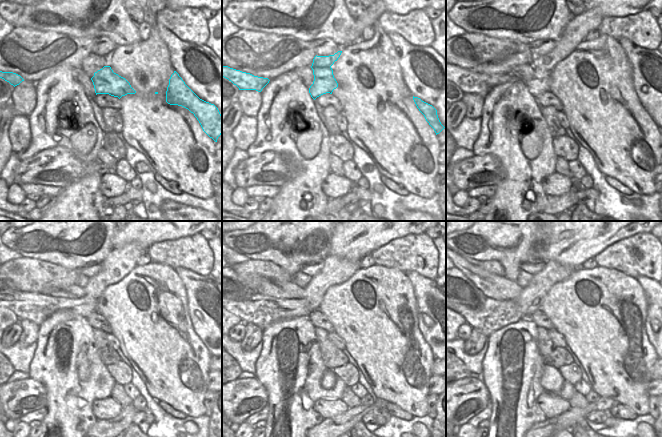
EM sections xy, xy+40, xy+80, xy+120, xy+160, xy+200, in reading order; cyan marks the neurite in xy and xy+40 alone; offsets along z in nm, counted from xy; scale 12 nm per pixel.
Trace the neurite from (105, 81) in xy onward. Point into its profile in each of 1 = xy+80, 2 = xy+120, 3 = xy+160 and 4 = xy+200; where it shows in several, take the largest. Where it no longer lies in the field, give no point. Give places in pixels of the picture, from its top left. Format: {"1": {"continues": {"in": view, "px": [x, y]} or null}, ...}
{"1": {"continues": {"in": "xy+80", "px": [543, 65]}}, "2": {"continues": {"in": "xy+120", "px": [35, 307]}}, "3": {"continues": {"in": "xy+160", "px": [261, 310]}}, "4": {"continues": {"in": "xy+200", "px": [495, 314]}}}

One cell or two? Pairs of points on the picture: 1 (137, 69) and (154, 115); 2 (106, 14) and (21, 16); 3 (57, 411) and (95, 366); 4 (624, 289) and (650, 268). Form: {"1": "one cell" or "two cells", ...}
{"1": "one cell", "2": "one cell", "3": "one cell", "4": "two cells"}

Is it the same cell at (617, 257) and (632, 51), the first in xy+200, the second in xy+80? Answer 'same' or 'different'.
different

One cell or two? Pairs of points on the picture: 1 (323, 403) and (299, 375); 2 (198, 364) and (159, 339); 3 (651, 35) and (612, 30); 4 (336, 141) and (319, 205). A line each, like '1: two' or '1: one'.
1: two
2: one
3: one
4: two

